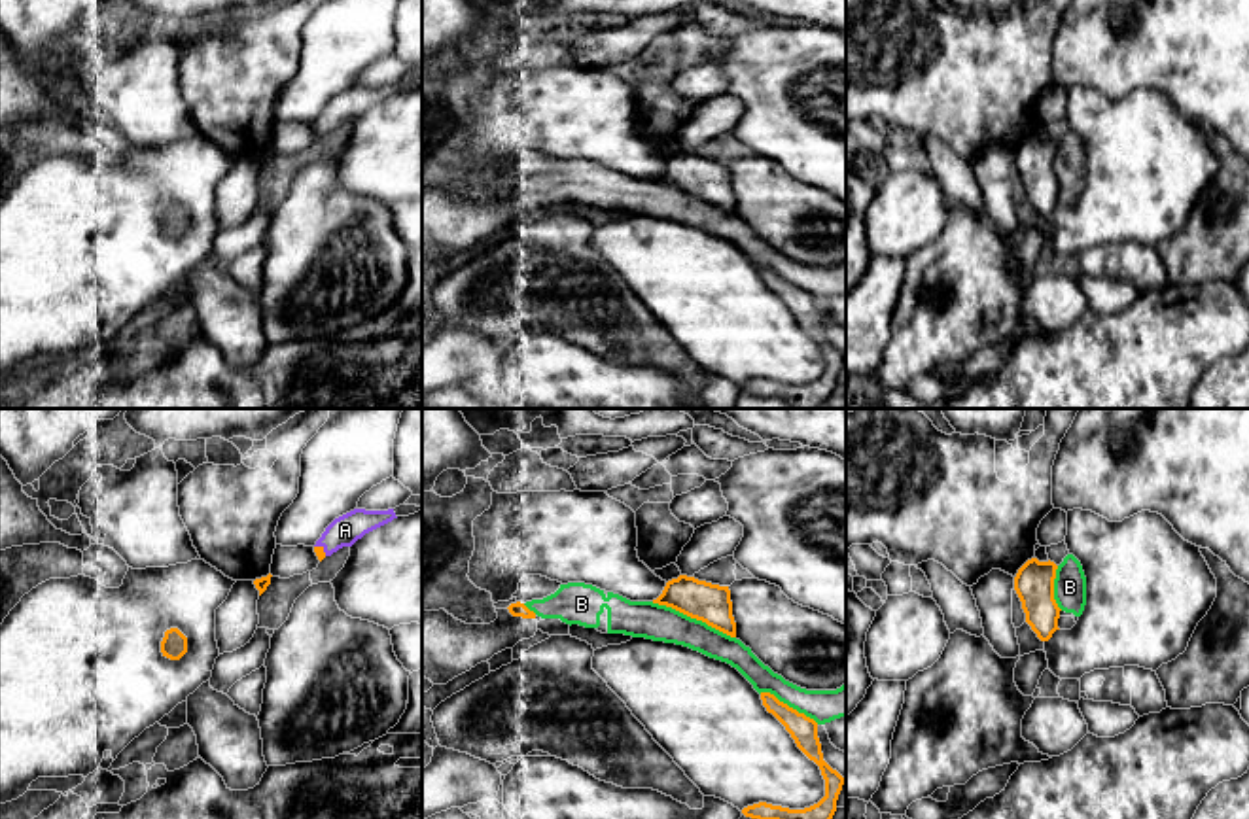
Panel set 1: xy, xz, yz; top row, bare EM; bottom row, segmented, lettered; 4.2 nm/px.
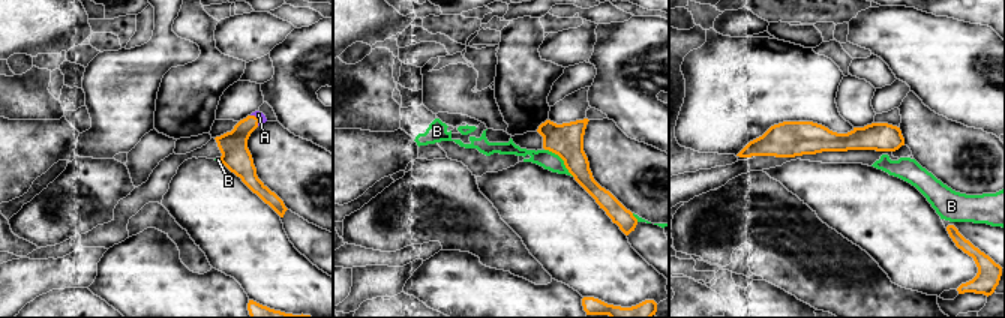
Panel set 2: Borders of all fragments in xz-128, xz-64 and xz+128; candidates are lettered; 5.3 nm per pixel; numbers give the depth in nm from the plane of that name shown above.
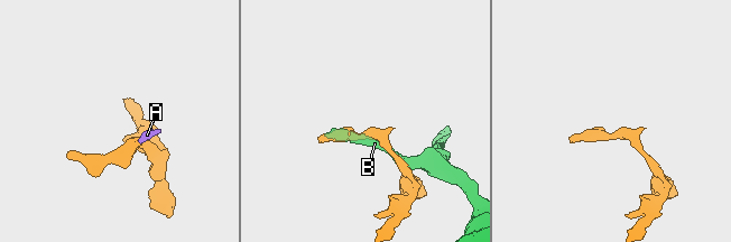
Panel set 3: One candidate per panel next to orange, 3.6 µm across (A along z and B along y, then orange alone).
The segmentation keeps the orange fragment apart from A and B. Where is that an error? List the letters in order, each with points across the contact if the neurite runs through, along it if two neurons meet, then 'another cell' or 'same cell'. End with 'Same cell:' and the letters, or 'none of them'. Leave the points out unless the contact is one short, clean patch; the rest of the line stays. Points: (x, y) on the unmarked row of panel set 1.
A: across xy (318, 127), (322, 125), (345, 106) | same cell
B: another cell
Same cell: A

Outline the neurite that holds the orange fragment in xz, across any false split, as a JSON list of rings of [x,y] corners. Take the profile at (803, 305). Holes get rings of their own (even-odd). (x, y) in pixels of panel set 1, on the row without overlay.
[[[761,269],[761,276],[766,288],[785,303],[797,323],[819,342],[825,356],[825,373],[818,380],[804,386],[789,386],[759,378],[744,384],[742,390],[759,397],[783,399],[791,405],[791,409],[818,409],[836,388],[836,376],[842,367],[844,354],[823,337],[818,299],[814,295],[780,278],[770,269]]]

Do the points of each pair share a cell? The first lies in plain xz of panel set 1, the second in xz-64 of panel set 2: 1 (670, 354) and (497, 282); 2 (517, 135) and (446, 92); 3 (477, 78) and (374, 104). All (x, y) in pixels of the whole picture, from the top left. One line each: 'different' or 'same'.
1: different
2: same
3: same

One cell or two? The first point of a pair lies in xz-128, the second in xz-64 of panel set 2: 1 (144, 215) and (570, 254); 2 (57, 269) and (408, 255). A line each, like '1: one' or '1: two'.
1: two
2: two

